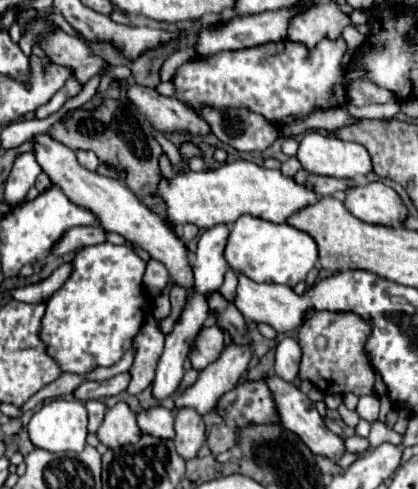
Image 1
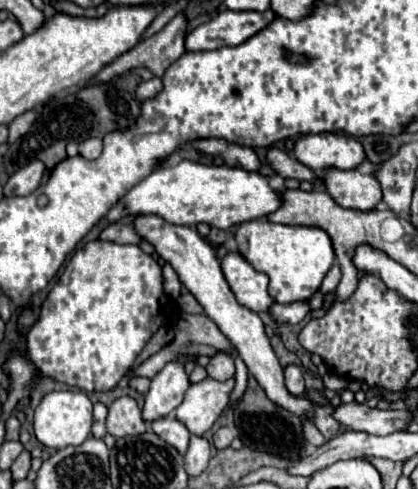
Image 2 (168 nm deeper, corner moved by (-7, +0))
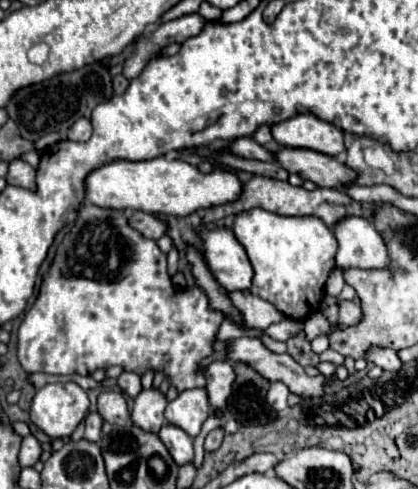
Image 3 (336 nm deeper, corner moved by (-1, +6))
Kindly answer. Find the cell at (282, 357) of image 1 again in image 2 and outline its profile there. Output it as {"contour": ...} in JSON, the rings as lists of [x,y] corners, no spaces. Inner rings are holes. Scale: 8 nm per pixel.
{"contour":[[[289,365],[285,369],[285,387],[293,397],[301,397],[305,391],[305,381],[303,381],[303,371],[297,365]]]}

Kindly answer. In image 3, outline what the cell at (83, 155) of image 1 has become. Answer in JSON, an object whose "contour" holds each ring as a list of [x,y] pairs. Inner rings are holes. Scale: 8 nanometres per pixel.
{"contour":[[[79,119],[79,121],[69,129],[67,137],[69,137],[71,141],[81,141],[81,143],[89,141],[89,137],[91,137],[91,121],[89,121],[89,119]]]}

